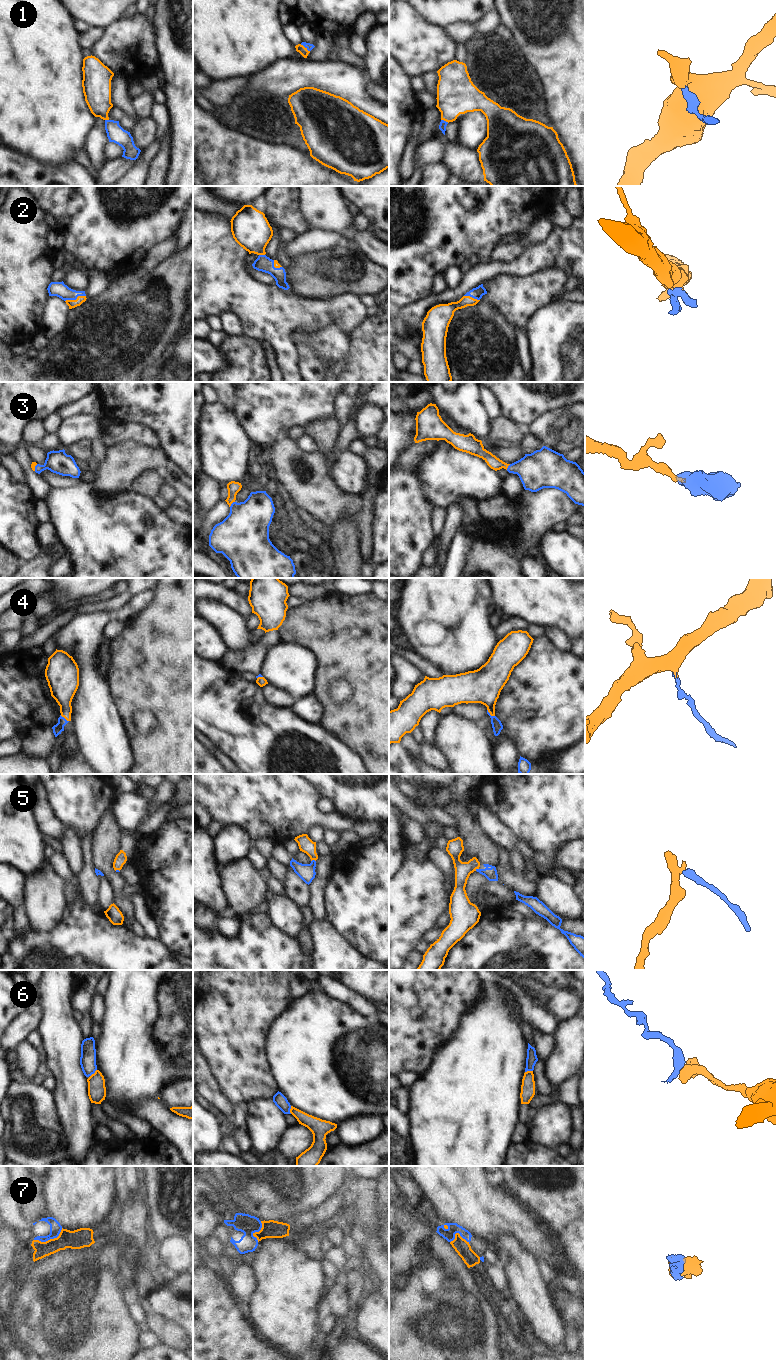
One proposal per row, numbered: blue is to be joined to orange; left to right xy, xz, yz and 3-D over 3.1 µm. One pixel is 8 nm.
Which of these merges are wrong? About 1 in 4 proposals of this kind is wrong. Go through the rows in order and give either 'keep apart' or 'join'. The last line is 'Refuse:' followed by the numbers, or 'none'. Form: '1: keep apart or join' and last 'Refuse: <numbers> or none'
1: join
2: join
3: join
4: join
5: join
6: keep apart
7: join
Refuse: 6

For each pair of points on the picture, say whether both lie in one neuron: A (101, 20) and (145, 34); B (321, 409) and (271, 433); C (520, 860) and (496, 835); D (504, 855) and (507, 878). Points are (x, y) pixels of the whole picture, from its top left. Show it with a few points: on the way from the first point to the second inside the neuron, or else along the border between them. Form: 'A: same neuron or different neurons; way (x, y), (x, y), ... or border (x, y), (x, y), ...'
A: different neurons; border (122, 15), (103, 29)
B: same neuron; way (308, 409), (294, 409), (283, 420)
C: different neurons; border (510, 850), (517, 849), (526, 858)
D: different neurons; border (510, 851), (508, 862), (505, 865), (500, 865)

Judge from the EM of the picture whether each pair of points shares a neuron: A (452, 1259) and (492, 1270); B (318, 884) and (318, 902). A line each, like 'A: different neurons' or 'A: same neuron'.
A: different neurons
B: same neuron

